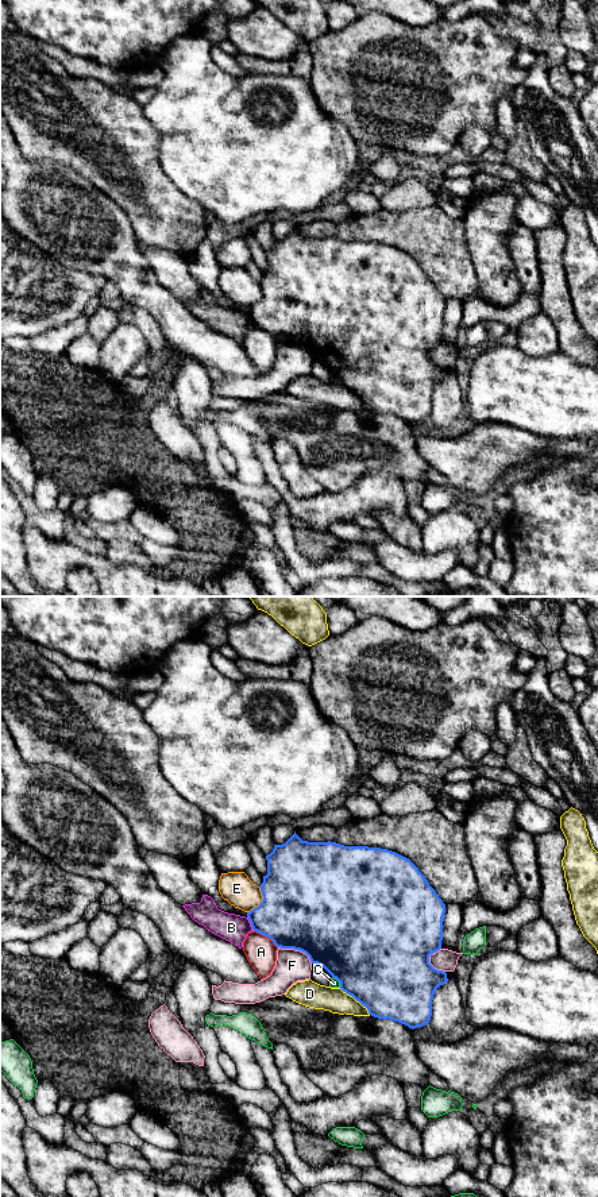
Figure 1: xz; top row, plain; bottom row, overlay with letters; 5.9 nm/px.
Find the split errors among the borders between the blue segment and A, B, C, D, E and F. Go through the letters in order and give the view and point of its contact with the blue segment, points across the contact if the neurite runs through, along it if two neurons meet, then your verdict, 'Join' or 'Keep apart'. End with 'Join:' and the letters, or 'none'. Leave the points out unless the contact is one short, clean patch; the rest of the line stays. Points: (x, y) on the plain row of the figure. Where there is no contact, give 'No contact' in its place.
A: Touches blue at xz (266, 331). Keep apart
B: Touches blue at xz (250, 317). Boundary: xz (247, 312), (254, 325). Keep apart
C: Touches blue at xz (338, 375). Keep apart
D: Touches blue at xz (355, 394). Keep apart
E: Touches blue at xz (262, 297). Keep apart
F: Touches blue at xz (296, 344). Keep apart
Join: none

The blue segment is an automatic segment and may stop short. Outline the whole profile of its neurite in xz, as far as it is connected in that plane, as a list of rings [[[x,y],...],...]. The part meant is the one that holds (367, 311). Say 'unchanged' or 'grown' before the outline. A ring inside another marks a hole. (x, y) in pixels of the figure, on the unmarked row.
unchanged; [[[296,227],[285,239],[274,240],[266,255],[267,270],[263,271],[263,278],[259,281],[263,296],[258,302],[247,308],[252,325],[270,333],[277,343],[305,348],[312,359],[323,362],[340,378],[340,385],[366,402],[371,412],[394,416],[412,425],[428,420],[432,412],[433,390],[440,381],[448,377],[445,367],[437,366],[429,359],[429,351],[441,344],[445,300],[418,263],[409,254],[387,244],[344,242],[331,236],[308,238],[302,236]]]

